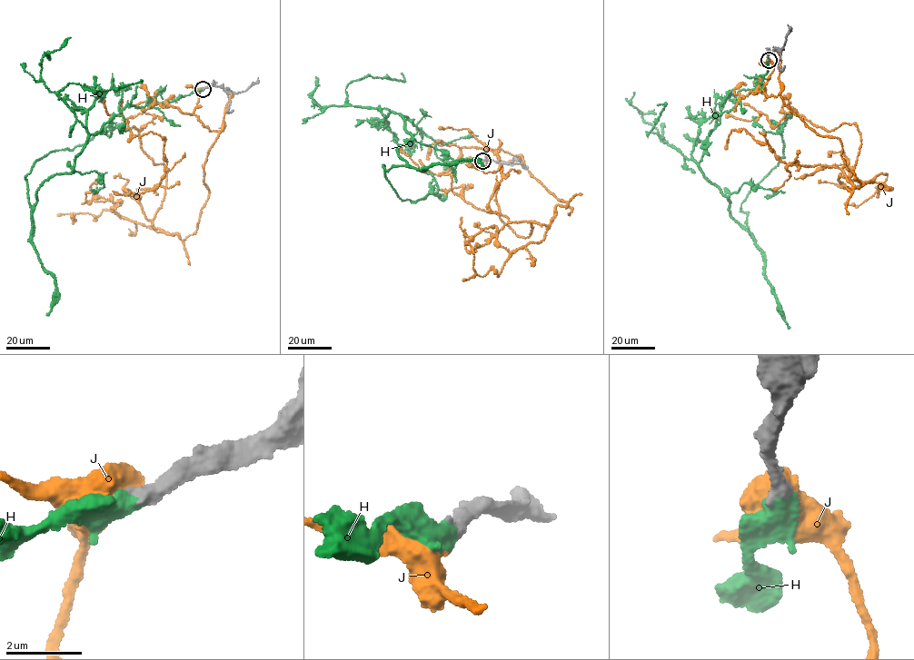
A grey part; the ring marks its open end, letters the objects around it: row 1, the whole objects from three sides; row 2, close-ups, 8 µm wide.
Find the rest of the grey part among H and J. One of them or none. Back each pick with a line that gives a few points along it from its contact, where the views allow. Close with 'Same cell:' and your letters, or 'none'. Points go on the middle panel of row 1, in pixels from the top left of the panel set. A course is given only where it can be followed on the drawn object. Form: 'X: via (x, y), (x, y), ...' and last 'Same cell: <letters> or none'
H: via (482, 161), (440, 159), (439, 142), (401, 114), (406, 164), (383, 172), (416, 201), (438, 191), (424, 170)
Same cell: H

